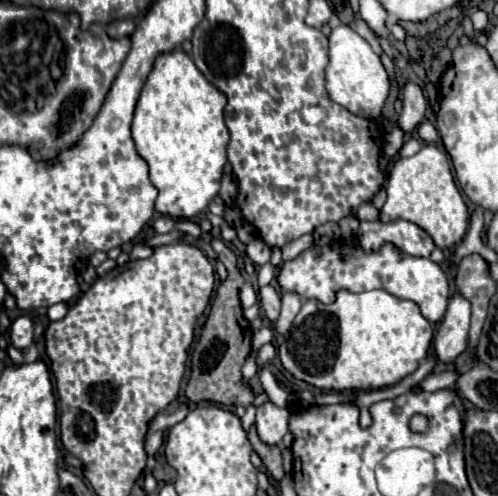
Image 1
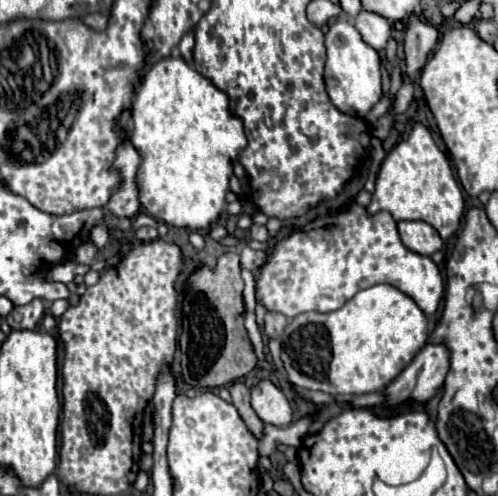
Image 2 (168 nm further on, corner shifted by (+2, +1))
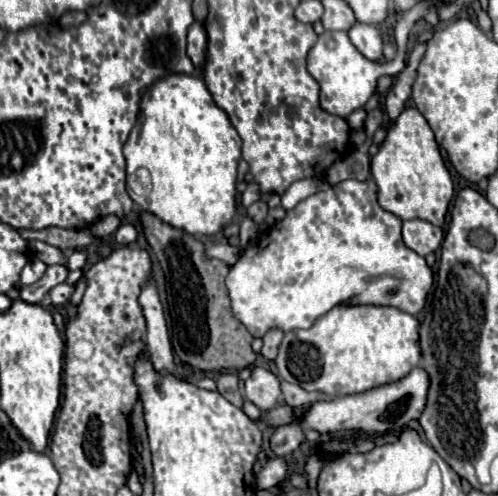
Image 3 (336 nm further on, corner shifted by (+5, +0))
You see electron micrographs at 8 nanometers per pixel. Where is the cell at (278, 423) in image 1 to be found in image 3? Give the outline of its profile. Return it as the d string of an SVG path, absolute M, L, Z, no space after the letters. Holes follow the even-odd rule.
M254 367L252 375L246 379L244 397L250 399L260 411L268 411L268 407L276 407L282 399L280 377L264 367Z

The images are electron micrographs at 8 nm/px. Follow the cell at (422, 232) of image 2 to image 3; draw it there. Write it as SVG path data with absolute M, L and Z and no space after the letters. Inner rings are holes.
M410 219L410 221L404 221L402 225L402 239L406 247L410 247L412 251L424 257L428 253L434 253L440 247L444 239L444 231L428 221Z

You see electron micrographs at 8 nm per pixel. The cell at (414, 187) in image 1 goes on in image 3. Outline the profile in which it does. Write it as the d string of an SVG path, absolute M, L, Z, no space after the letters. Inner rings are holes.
M406 107L398 119L388 125L388 133L370 161L370 171L378 185L378 201L386 211L400 219L424 219L432 225L444 223L448 205L454 197L454 185L434 135L416 107Z

